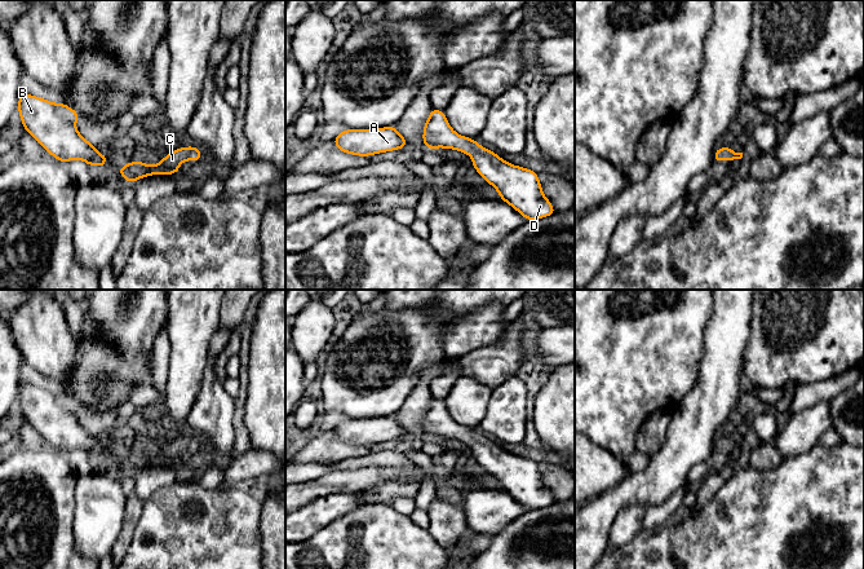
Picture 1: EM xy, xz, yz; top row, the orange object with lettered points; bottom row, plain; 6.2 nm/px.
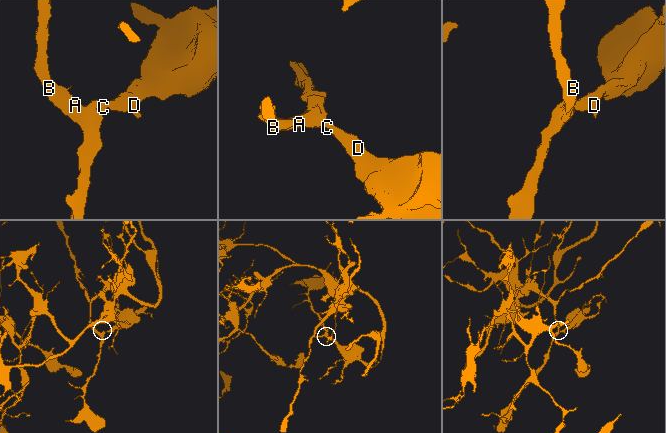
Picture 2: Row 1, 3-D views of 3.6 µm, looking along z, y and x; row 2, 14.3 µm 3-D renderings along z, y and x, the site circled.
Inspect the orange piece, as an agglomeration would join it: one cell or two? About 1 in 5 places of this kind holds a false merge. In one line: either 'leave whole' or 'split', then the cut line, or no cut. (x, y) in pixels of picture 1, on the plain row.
leave whole | no cut

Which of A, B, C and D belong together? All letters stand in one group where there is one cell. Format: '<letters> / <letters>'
A B C D

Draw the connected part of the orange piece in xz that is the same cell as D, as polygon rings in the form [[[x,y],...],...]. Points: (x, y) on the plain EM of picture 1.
[[[430,400],[422,431],[425,438],[443,437],[469,444],[473,458],[497,480],[501,490],[527,511],[549,507],[557,502],[544,485],[537,462],[510,454],[492,440],[482,437],[477,429],[456,423],[444,400]]]

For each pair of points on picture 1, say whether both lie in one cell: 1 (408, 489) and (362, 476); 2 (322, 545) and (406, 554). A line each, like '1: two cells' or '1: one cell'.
1: two cells
2: one cell

